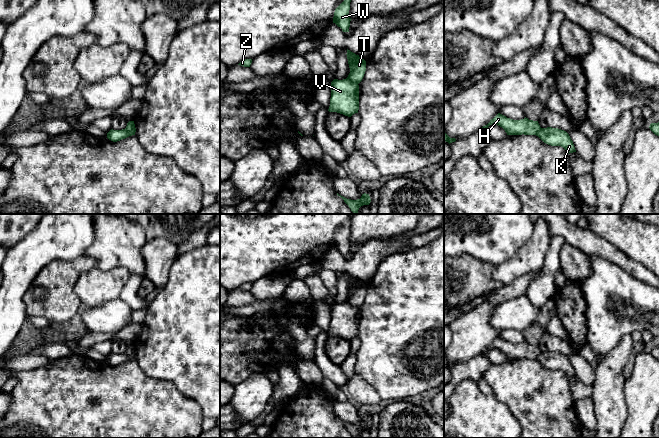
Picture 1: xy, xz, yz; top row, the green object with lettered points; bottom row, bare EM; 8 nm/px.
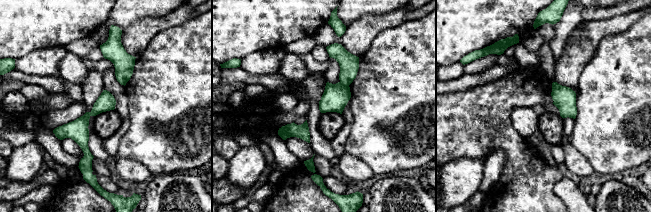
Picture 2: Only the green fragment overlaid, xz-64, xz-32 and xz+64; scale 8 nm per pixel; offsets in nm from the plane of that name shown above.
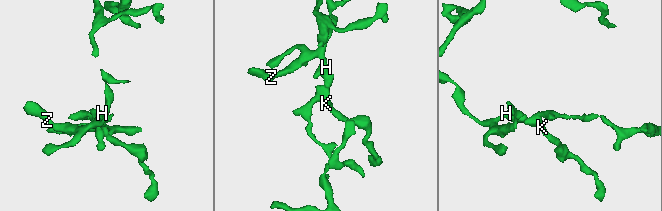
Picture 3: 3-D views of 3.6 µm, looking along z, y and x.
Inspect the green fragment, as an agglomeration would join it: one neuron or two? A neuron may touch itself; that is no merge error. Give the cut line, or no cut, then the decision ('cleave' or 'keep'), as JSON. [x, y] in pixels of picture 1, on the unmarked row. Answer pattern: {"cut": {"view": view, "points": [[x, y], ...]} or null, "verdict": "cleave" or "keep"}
{"cut": {"view": "xz", "points": [[347, 301], [357, 308]]}, "verdict": "cleave"}

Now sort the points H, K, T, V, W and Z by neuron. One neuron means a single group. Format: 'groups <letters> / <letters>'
groups H T W Z / K V

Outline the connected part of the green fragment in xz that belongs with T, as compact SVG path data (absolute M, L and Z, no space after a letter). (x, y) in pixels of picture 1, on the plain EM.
M348 273L346 279L350 292L350 297L347 302L351 306L359 308L362 305L366 295L366 285Z

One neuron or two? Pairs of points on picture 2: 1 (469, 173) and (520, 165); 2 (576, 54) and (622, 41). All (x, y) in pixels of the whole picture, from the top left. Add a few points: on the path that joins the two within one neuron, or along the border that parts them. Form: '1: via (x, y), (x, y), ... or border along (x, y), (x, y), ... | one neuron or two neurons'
1: border along (459, 158), (479, 158), (484, 160) | two neurons
2: border along (612, 33), (598, 43), (594, 55), (582, 69) | two neurons

